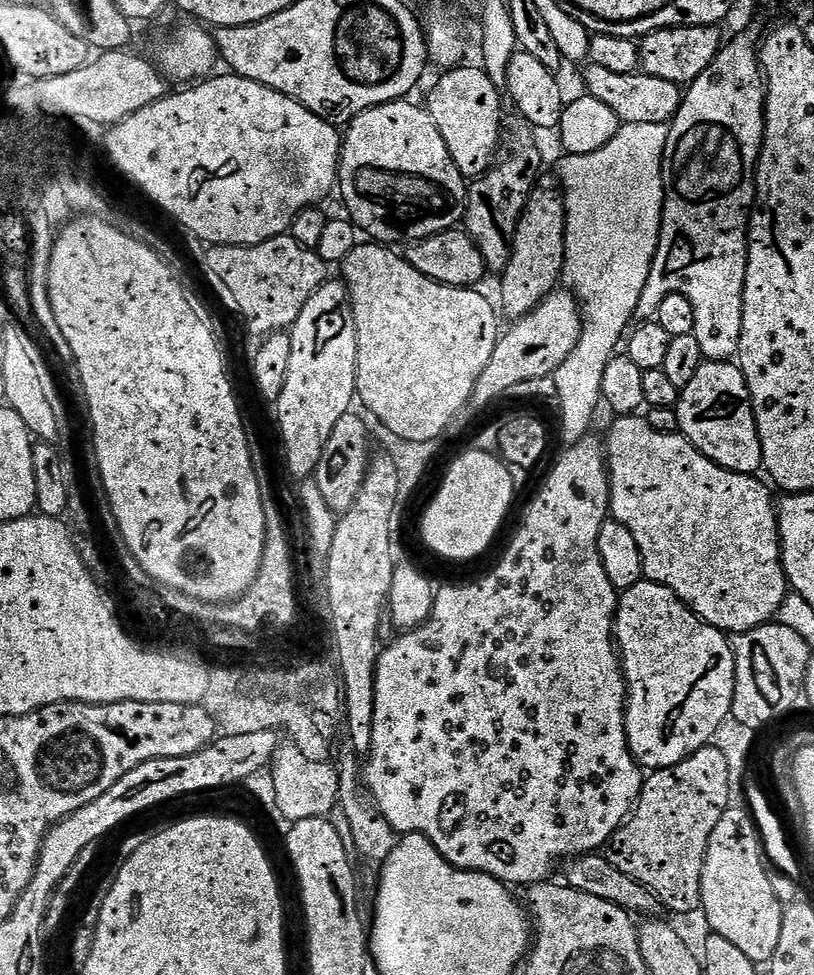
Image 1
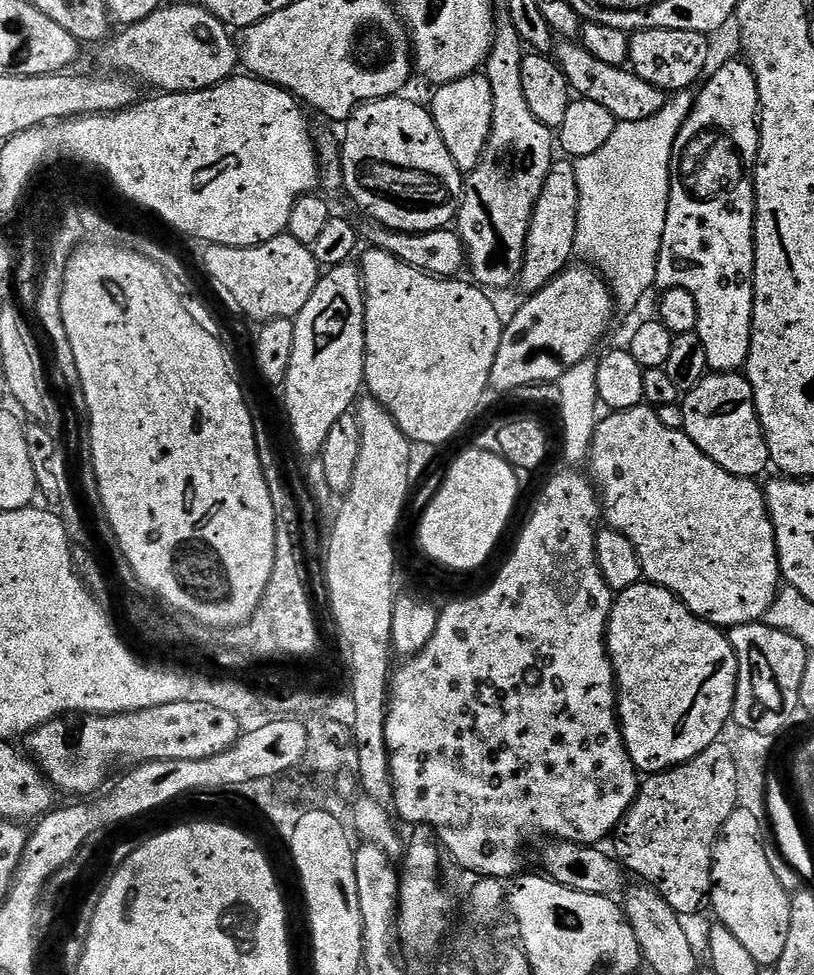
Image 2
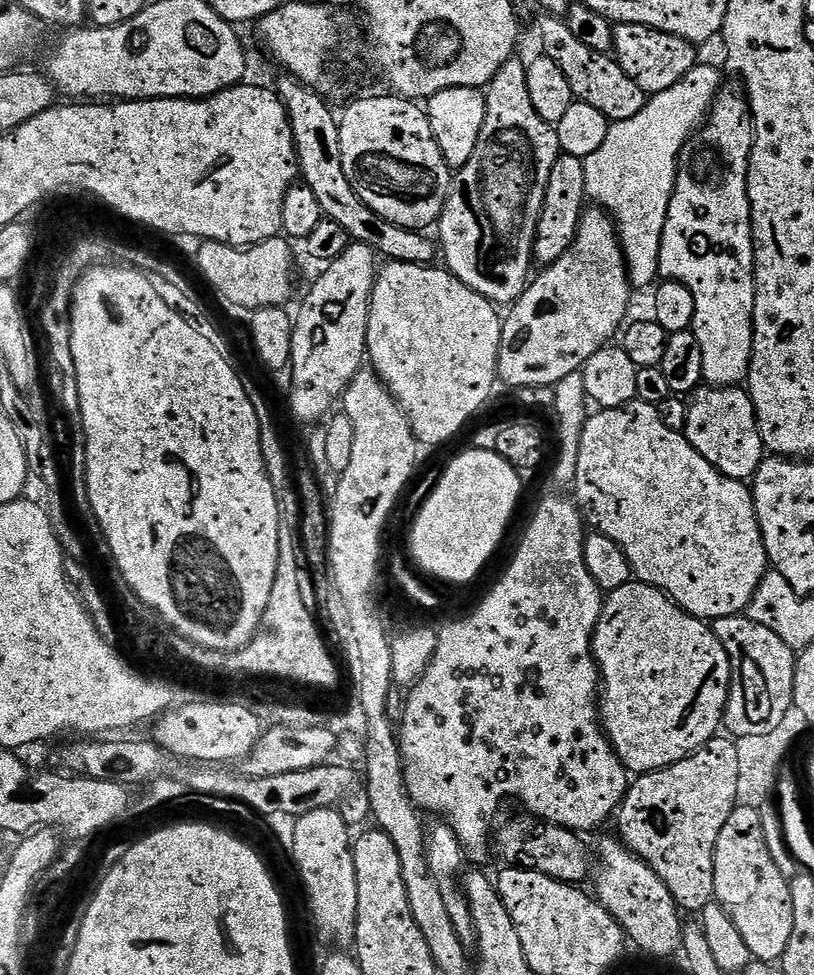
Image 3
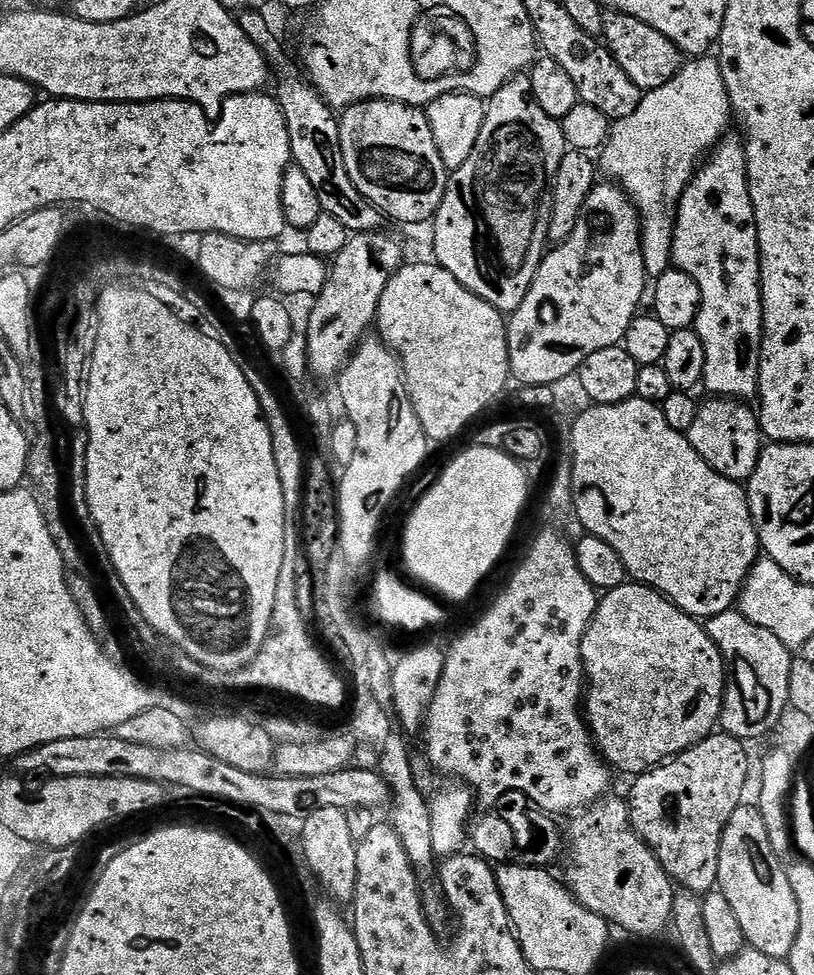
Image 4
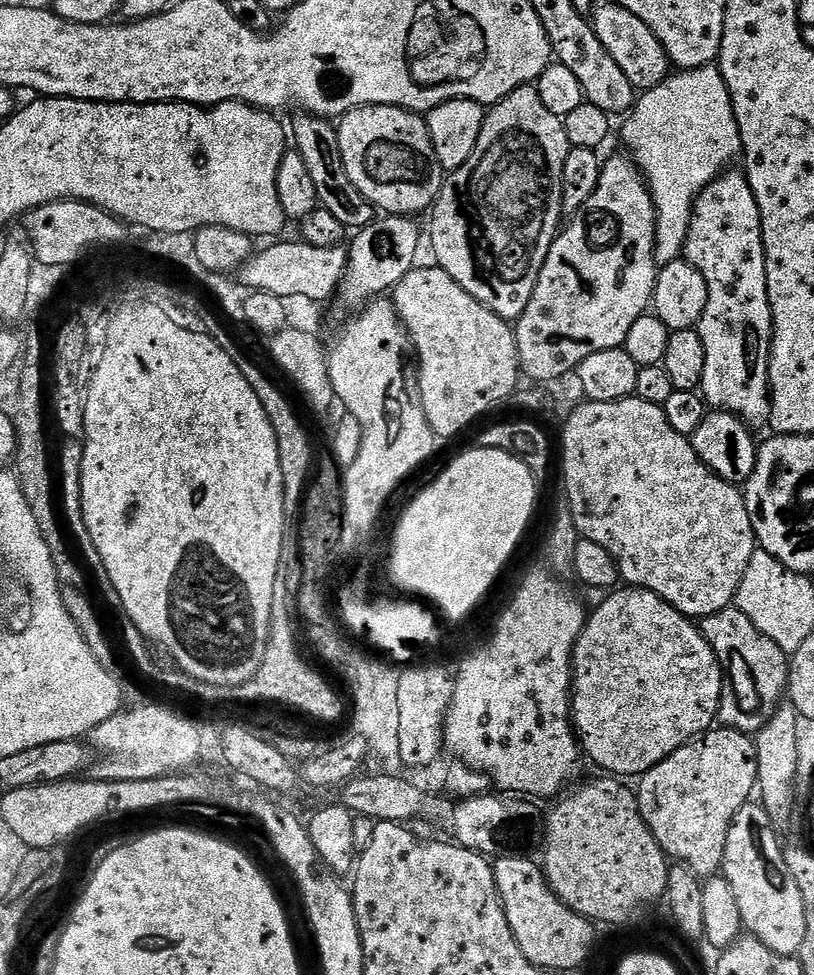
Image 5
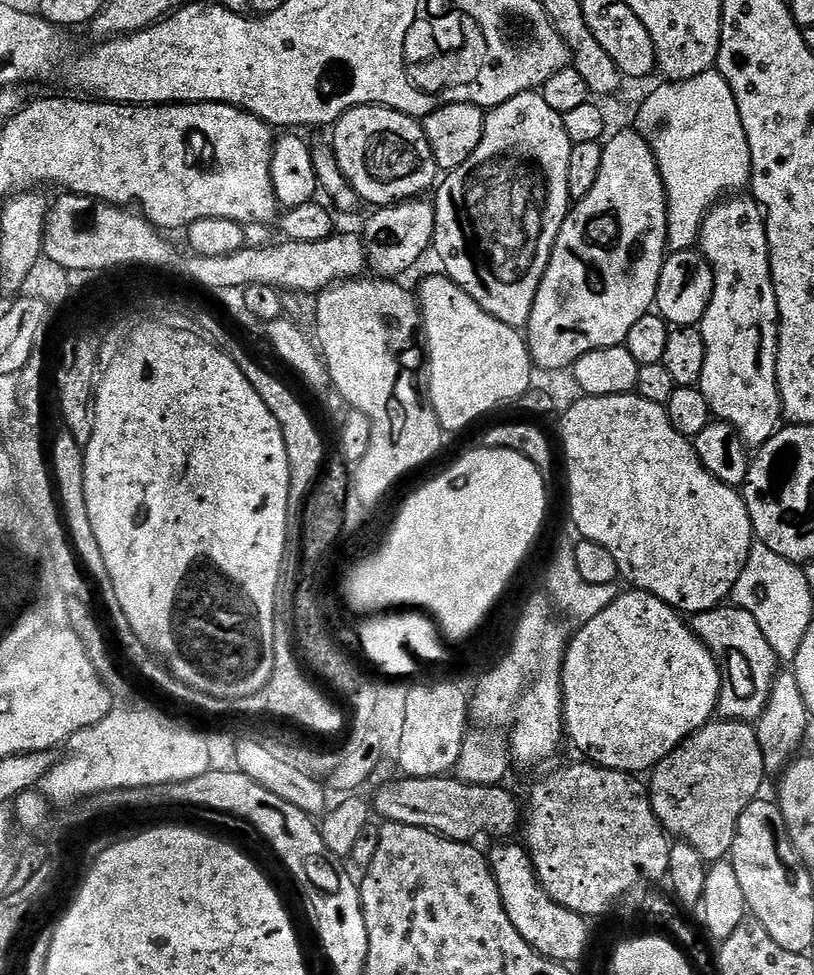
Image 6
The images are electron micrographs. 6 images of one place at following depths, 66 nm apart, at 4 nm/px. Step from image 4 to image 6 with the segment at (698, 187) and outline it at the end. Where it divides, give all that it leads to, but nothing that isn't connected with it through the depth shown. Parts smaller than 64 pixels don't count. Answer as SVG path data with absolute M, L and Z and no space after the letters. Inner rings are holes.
M744 194L721 199L706 214L698 248L714 270L712 301L698 325L706 342L706 366L698 387L717 421L731 426L745 445L759 446L782 424L776 385L780 315L759 204Z

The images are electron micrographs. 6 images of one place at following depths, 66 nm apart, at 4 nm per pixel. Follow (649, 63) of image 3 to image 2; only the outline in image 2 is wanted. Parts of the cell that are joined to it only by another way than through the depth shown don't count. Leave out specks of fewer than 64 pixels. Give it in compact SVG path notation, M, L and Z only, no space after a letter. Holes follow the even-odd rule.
M642 28L639 32L629 35L628 64L631 71L635 72L638 78L642 78L642 82L650 82L650 86L660 88L665 94L686 92L693 87L692 83L695 85L705 75L704 67L708 64L708 40L709 37L702 32Z

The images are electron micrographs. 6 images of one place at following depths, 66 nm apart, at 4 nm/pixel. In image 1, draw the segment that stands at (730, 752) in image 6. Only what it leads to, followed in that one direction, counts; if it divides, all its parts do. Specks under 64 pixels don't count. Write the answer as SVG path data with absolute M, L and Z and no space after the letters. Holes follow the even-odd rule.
M713 746L700 748L694 755L669 768L655 769L645 779L640 801L636 803L632 815L607 845L606 855L609 862L618 866L622 874L630 874L630 878L642 882L642 886L649 888L667 911L668 908L672 912L697 911L702 898L702 866L710 834L714 834L718 818L722 818L722 814L728 809L729 794L730 768L726 764L725 755Z

